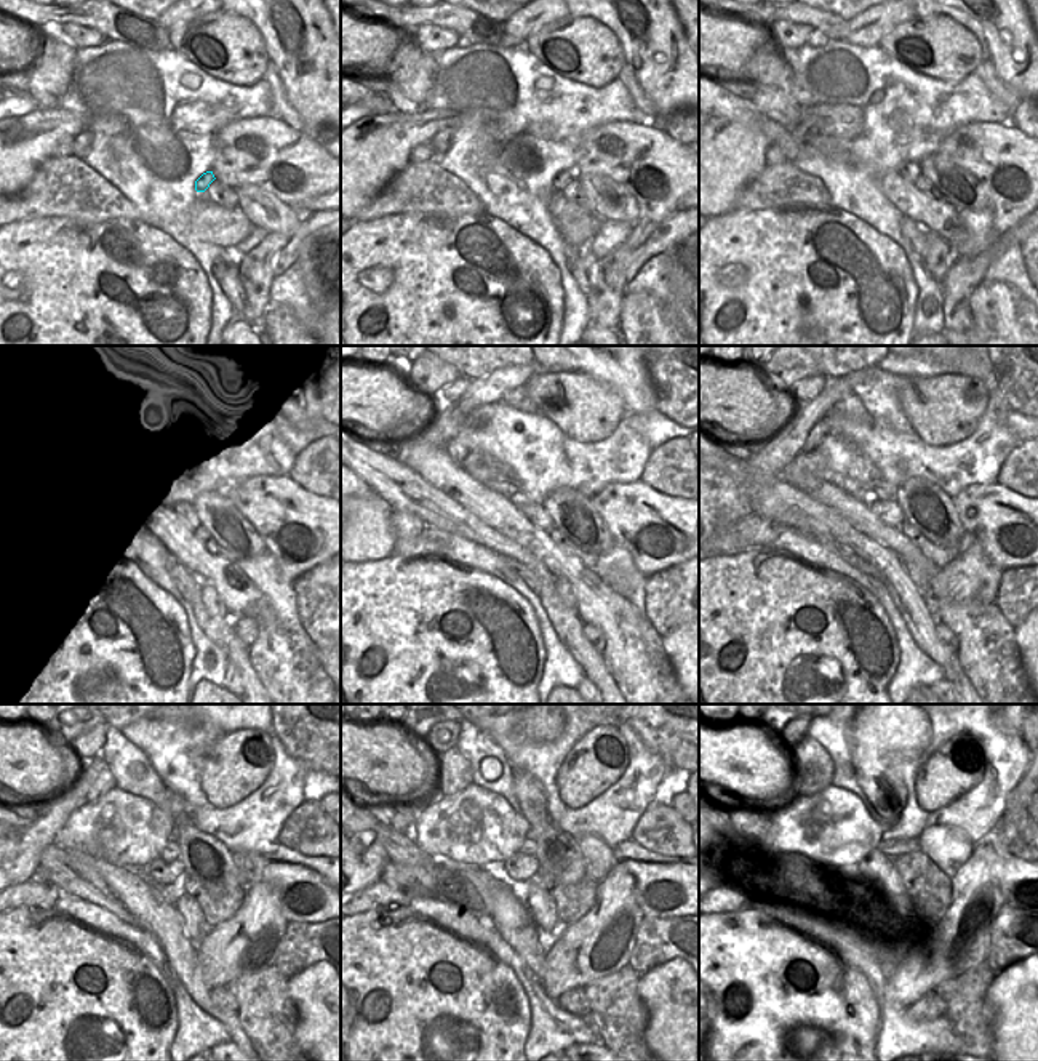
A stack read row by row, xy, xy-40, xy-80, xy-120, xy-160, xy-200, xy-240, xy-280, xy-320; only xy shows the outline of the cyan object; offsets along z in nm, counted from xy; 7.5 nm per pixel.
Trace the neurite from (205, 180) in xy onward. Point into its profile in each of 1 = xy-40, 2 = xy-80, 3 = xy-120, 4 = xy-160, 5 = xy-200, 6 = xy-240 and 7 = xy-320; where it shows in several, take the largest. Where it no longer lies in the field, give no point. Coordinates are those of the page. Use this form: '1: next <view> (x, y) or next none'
1: next xy-40 (562, 180)
2: next xy-80 (912, 170)
3: next xy-120 (187, 517)
4: next xy-160 (536, 514)
5: next xy-200 (890, 512)
6: next xy-240 (160, 871)
7: next xy-320 (872, 868)

